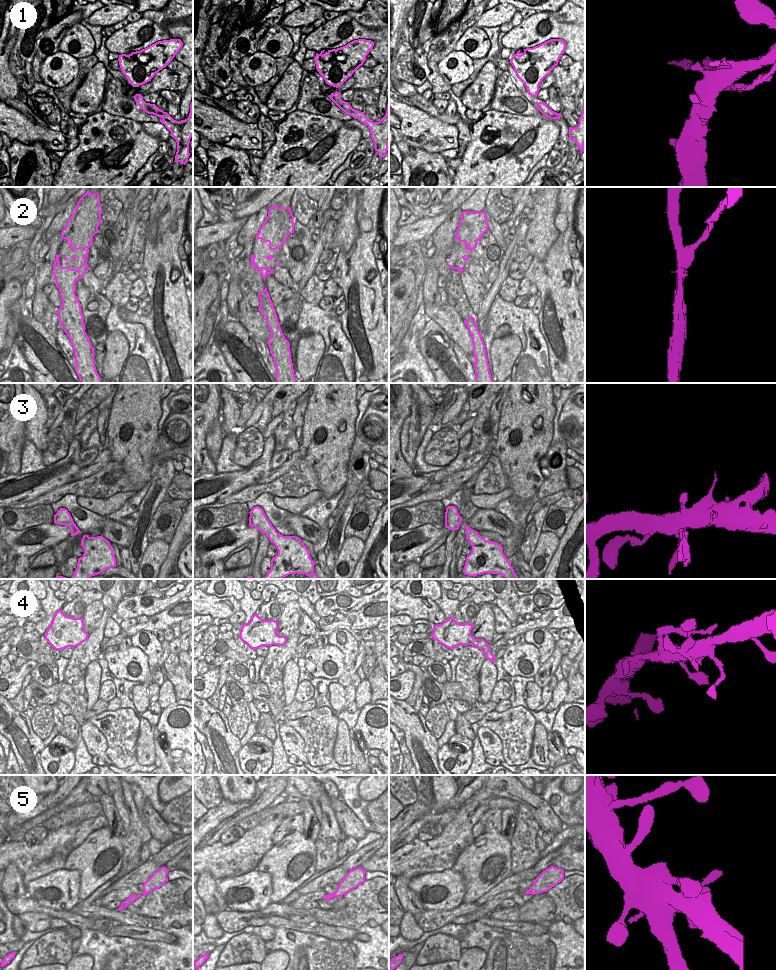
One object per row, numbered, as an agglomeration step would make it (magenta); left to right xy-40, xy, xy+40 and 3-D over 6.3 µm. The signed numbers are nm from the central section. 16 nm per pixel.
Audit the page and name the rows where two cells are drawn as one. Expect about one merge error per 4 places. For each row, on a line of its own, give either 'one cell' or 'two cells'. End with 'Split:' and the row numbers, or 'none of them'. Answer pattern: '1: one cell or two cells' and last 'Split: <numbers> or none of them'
1: two cells
2: two cells
3: one cell
4: one cell
5: one cell
Split: 1, 2

